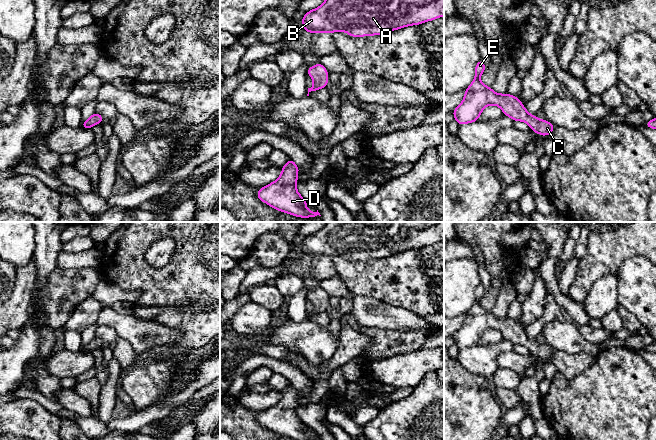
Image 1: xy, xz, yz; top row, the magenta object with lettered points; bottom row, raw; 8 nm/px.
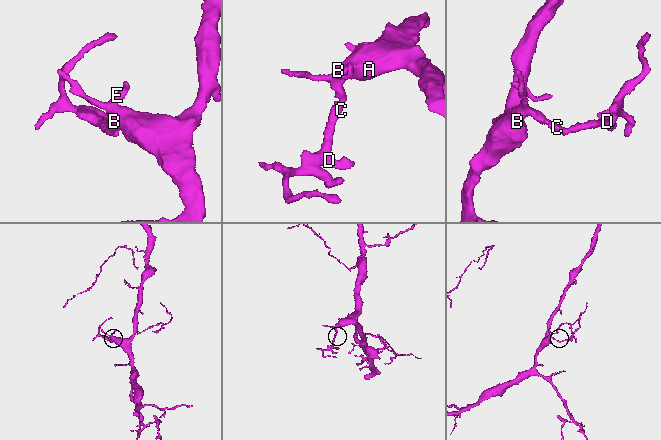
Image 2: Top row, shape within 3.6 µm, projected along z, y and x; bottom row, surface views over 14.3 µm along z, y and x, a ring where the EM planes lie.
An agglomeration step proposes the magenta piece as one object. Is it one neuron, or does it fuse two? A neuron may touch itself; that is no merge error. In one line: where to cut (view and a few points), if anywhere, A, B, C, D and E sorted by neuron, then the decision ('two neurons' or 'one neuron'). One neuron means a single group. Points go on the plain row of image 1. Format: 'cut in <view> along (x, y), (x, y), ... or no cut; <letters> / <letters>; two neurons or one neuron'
no cut; A B C D E; one neuron

